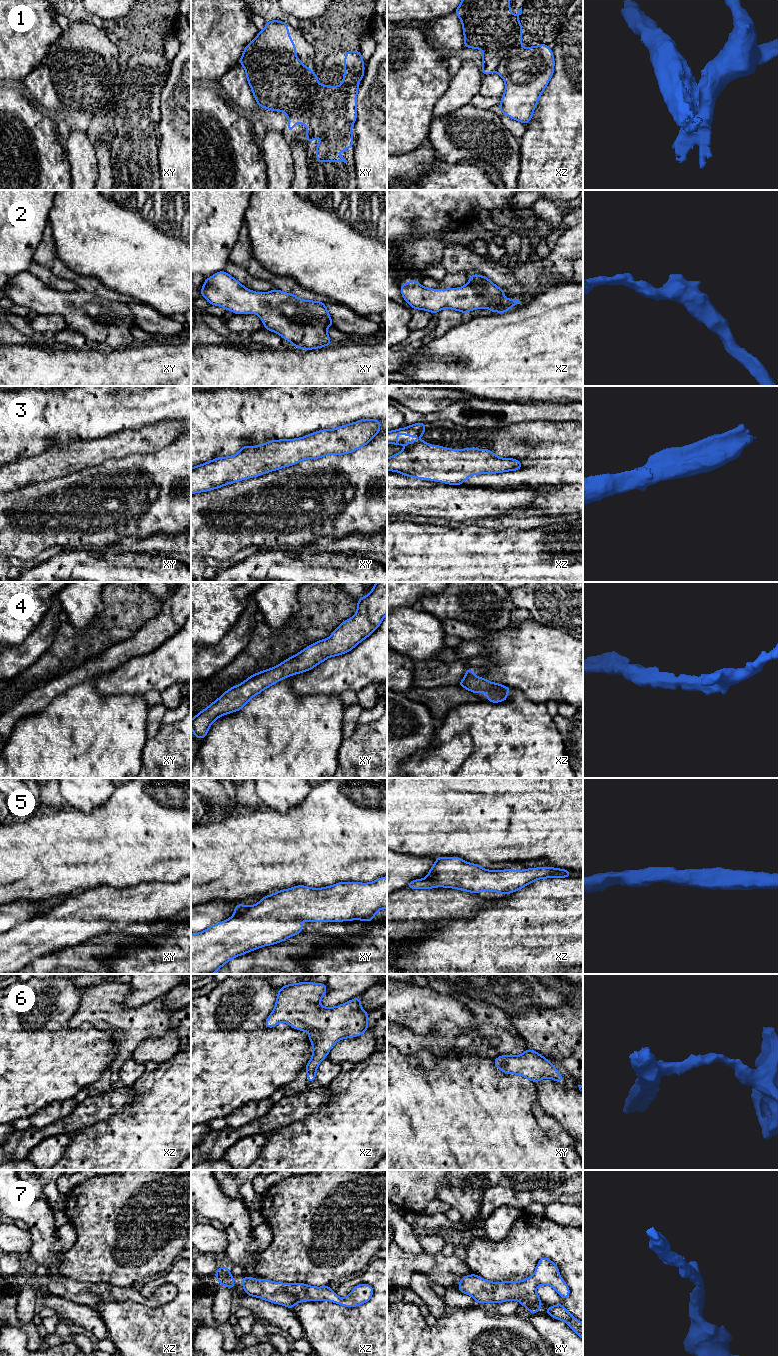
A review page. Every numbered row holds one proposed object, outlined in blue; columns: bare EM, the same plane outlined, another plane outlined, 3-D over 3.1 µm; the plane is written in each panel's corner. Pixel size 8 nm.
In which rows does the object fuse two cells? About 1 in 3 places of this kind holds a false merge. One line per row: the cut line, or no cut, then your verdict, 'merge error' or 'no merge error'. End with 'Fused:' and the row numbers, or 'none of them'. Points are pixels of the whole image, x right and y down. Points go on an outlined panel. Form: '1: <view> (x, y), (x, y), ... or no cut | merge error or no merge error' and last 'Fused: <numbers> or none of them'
1: xy (316, 75), (324, 108), (318, 125), (329, 132), (317, 158) | merge error
2: no cut | no merge error
3: no cut | no merge error
4: no cut | no merge error
5: no cut | no merge error
6: no cut | no merge error
7: no cut | no merge error
Fused: 1

